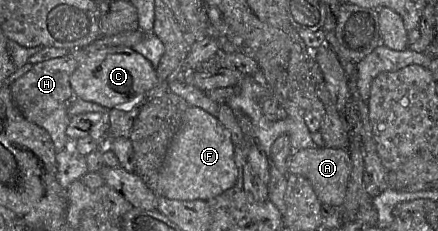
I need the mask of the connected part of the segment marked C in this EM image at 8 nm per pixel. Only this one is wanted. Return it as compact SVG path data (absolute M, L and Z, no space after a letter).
M115 46L96 51L80 48L70 50L69 53L78 62L70 77L74 96L99 104L108 110L124 109L132 105L157 83L157 74L151 62L132 48Z

